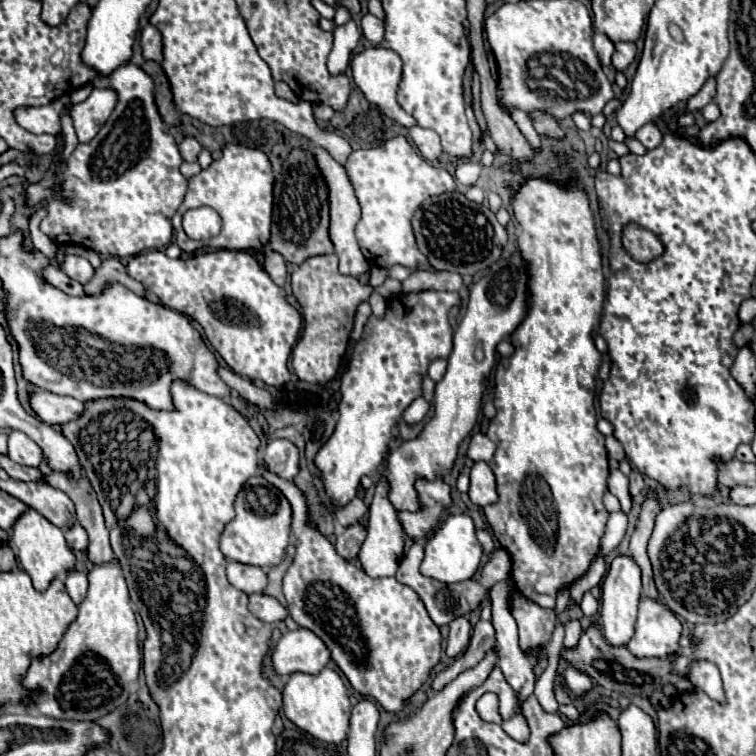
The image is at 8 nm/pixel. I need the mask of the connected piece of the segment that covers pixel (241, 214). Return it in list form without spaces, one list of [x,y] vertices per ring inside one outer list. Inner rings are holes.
[[[227,144],[223,148],[223,156],[213,162],[207,170],[201,170],[197,176],[189,178],[187,194],[177,214],[173,216],[173,228],[177,232],[177,244],[183,252],[195,252],[203,244],[213,248],[229,248],[229,250],[257,250],[261,252],[269,242],[271,228],[271,208],[273,208],[273,172],[271,162],[259,148],[247,148],[241,144]],[[211,206],[223,218],[223,228],[219,236],[207,242],[191,240],[181,228],[181,216],[189,208]]]

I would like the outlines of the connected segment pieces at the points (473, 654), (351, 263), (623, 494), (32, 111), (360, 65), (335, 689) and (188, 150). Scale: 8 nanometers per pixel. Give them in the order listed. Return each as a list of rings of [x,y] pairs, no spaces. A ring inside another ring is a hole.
[[[479,620],[475,626],[473,626],[473,638],[471,638],[471,644],[469,644],[469,650],[459,656],[451,668],[445,668],[443,672],[437,674],[437,678],[433,680],[433,690],[439,692],[441,688],[445,688],[445,684],[453,682],[463,670],[467,668],[473,668],[475,664],[479,664],[483,660],[483,656],[495,648],[495,629],[491,622],[485,622],[485,620]]]
[[[313,148],[313,154],[317,158],[317,164],[329,184],[329,206],[331,206],[331,228],[329,228],[329,236],[331,236],[331,242],[335,246],[335,254],[339,258],[339,272],[345,274],[345,276],[361,276],[363,272],[369,270],[369,264],[365,260],[365,256],[361,254],[359,250],[359,244],[355,240],[355,226],[361,218],[361,208],[359,208],[359,202],[355,198],[355,192],[353,192],[353,186],[351,186],[351,180],[345,172],[345,168],[341,164],[337,164],[323,148]]]
[[[611,470],[609,476],[609,492],[615,494],[621,502],[621,510],[629,514],[631,510],[631,496],[629,496],[629,480],[621,470]]]
[[[65,96],[63,100],[57,98],[53,102],[49,102],[47,106],[39,106],[39,108],[17,108],[15,110],[15,118],[17,124],[33,134],[59,134],[61,132],[61,108],[69,104],[69,96]]]
[[[375,46],[375,48],[367,48],[367,50],[359,52],[351,60],[351,72],[353,72],[353,80],[355,80],[357,88],[363,92],[367,102],[377,106],[381,112],[385,112],[391,120],[395,120],[401,126],[413,126],[415,124],[415,118],[411,114],[407,114],[395,98],[397,96],[397,86],[401,82],[401,58],[393,50]]]
[[[325,668],[315,676],[303,672],[291,674],[283,688],[283,710],[293,724],[327,744],[341,744],[347,738],[351,702],[344,681],[331,668]]]
[[[187,136],[187,138],[183,138],[183,142],[179,144],[179,150],[181,150],[181,156],[183,156],[185,162],[197,162],[197,156],[199,156],[199,152],[201,152],[201,144],[199,144],[195,138]]]

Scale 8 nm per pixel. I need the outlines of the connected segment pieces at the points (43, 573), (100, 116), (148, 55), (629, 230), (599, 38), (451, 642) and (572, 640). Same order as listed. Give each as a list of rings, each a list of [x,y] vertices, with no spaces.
[[[27,510],[13,526],[11,530],[11,542],[17,550],[17,560],[21,562],[23,570],[31,576],[35,590],[43,592],[49,588],[49,584],[63,576],[65,572],[71,572],[75,566],[75,556],[71,548],[67,546],[63,538],[63,530],[53,526],[47,518],[43,518],[37,510]]]
[[[93,88],[89,98],[71,108],[71,118],[79,142],[89,142],[103,128],[117,104],[117,92],[111,88]]]
[[[151,24],[141,30],[141,48],[143,48],[143,58],[145,60],[155,60],[155,62],[163,60],[161,34],[159,34],[157,28],[151,28]]]
[[[625,224],[621,230],[621,246],[623,250],[637,262],[651,262],[663,254],[661,240],[647,228],[639,224]]]
[[[595,32],[595,52],[597,52],[597,56],[599,56],[599,60],[601,60],[603,66],[609,66],[611,64],[613,50],[615,50],[613,48],[613,42],[605,34]]]
[[[455,618],[449,624],[449,638],[447,638],[447,648],[445,648],[449,658],[463,654],[463,650],[469,644],[469,630],[471,630],[471,624],[467,618]]]
[[[571,620],[567,626],[565,626],[565,650],[569,648],[575,648],[577,646],[577,640],[581,638],[581,624],[577,620]]]

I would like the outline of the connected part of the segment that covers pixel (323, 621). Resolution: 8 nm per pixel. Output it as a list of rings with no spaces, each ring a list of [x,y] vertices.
[[[259,462],[259,468],[263,478],[279,488],[293,508],[295,556],[283,578],[289,616],[325,642],[331,658],[361,696],[373,698],[385,712],[403,712],[439,662],[439,628],[409,586],[397,582],[393,576],[371,578],[363,568],[343,560],[333,544],[309,524],[303,492],[291,480],[269,472],[263,462]]]

